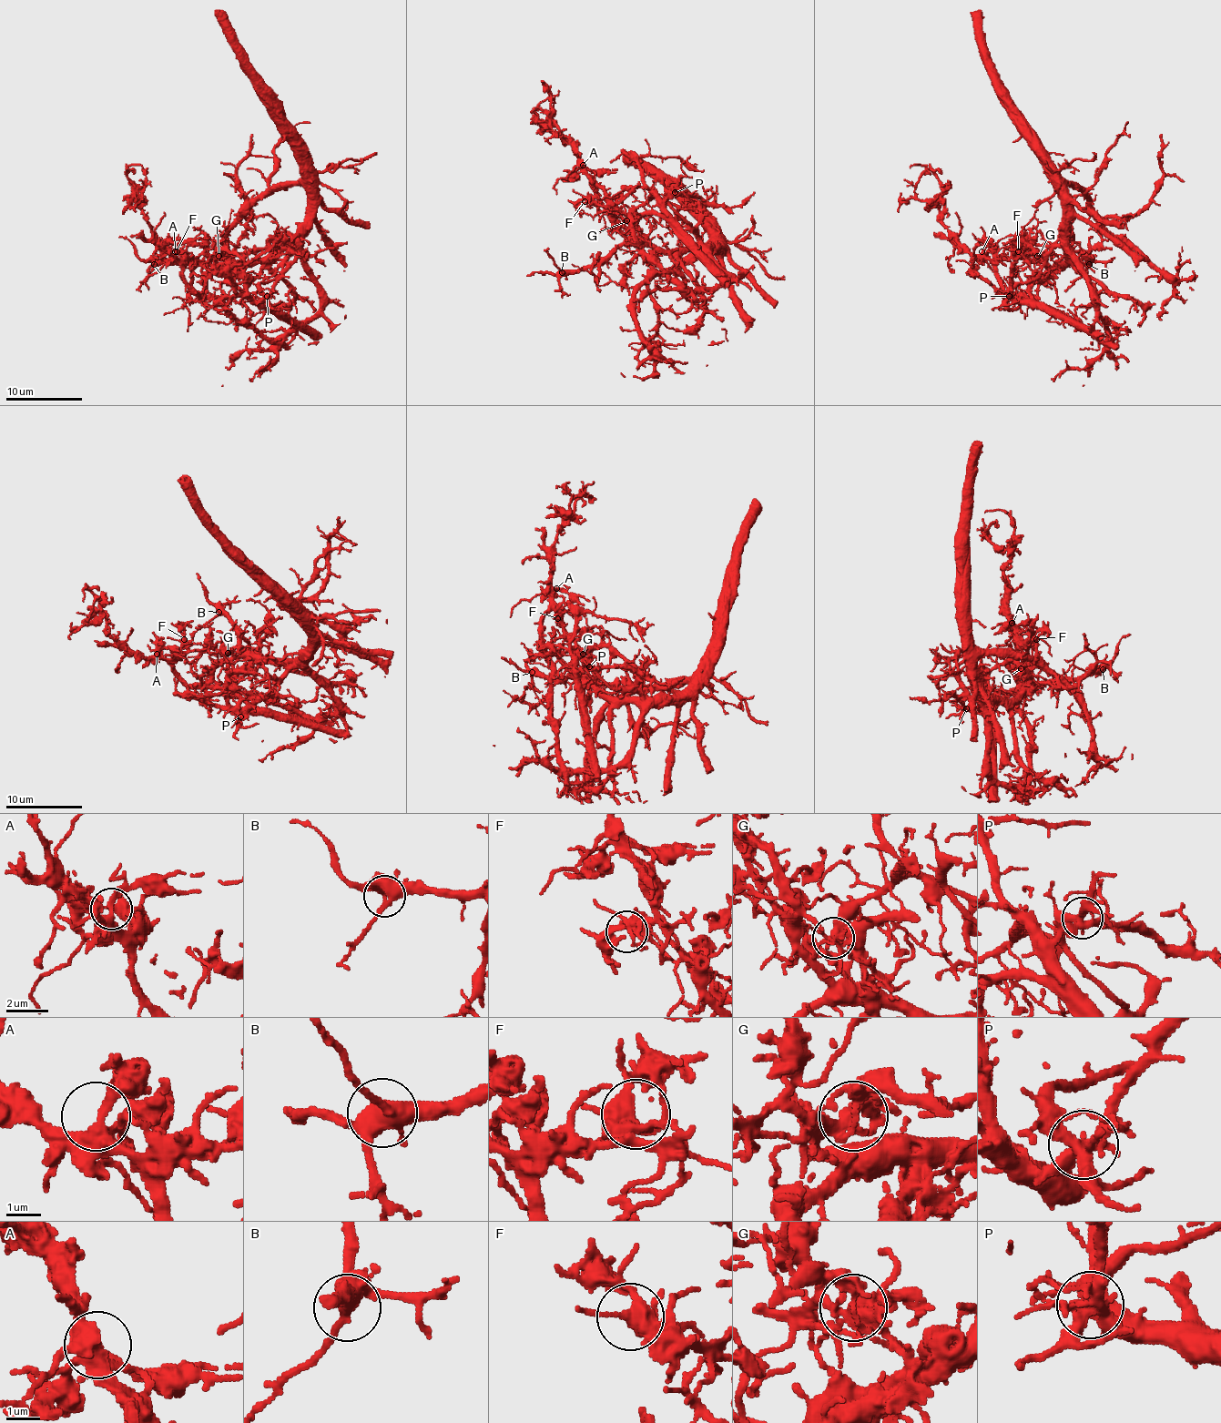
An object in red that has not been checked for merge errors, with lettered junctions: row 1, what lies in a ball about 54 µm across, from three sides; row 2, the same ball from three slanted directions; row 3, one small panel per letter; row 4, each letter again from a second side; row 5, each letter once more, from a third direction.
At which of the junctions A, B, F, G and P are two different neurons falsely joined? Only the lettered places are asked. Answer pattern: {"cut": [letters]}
{"cut": ["G", "P"]}

